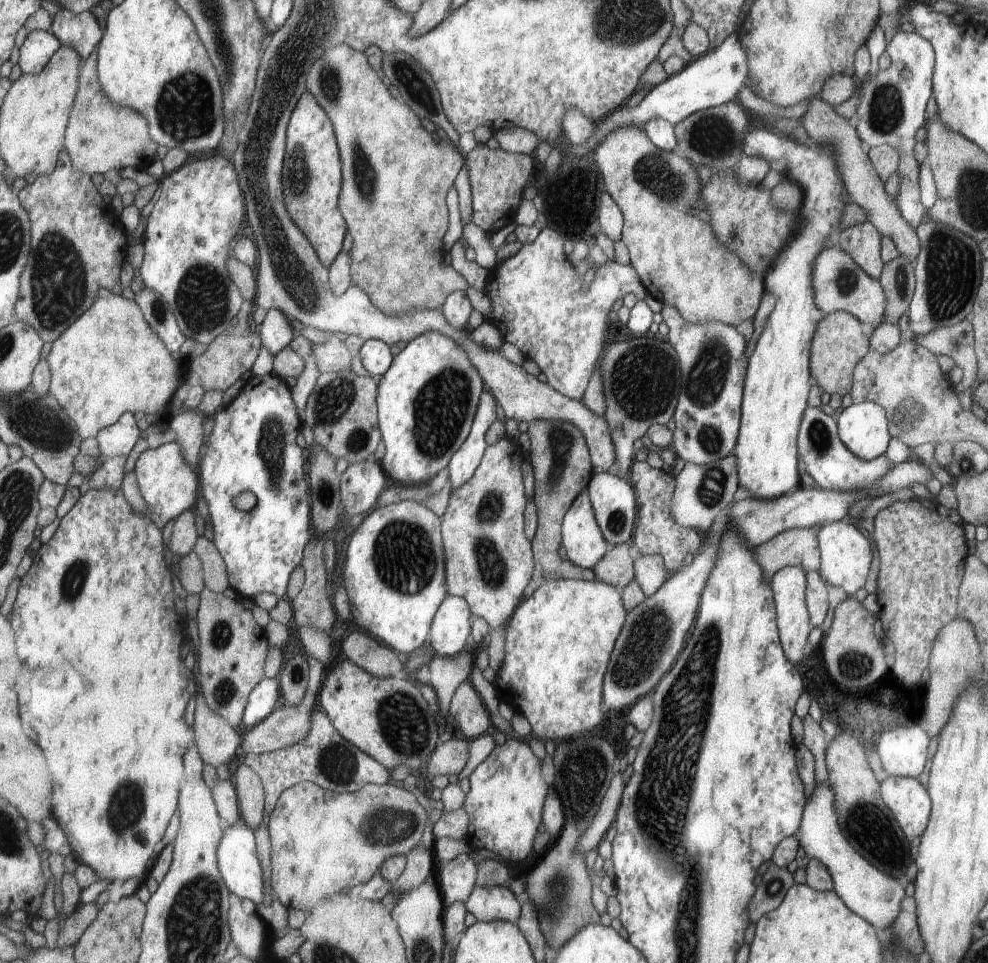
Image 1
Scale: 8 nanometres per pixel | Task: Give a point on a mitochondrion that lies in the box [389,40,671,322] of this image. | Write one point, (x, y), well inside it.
(406, 74)

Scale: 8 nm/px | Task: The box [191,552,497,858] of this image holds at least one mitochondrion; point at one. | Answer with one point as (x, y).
(401, 721)

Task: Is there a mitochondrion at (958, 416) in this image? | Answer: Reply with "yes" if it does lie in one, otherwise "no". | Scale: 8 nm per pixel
no

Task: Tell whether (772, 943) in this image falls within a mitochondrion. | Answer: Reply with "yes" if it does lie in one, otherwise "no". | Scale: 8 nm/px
no

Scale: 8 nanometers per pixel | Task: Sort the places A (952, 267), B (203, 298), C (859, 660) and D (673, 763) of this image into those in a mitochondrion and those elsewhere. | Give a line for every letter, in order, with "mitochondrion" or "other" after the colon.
A: mitochondrion
B: mitochondrion
C: mitochondrion
D: mitochondrion

